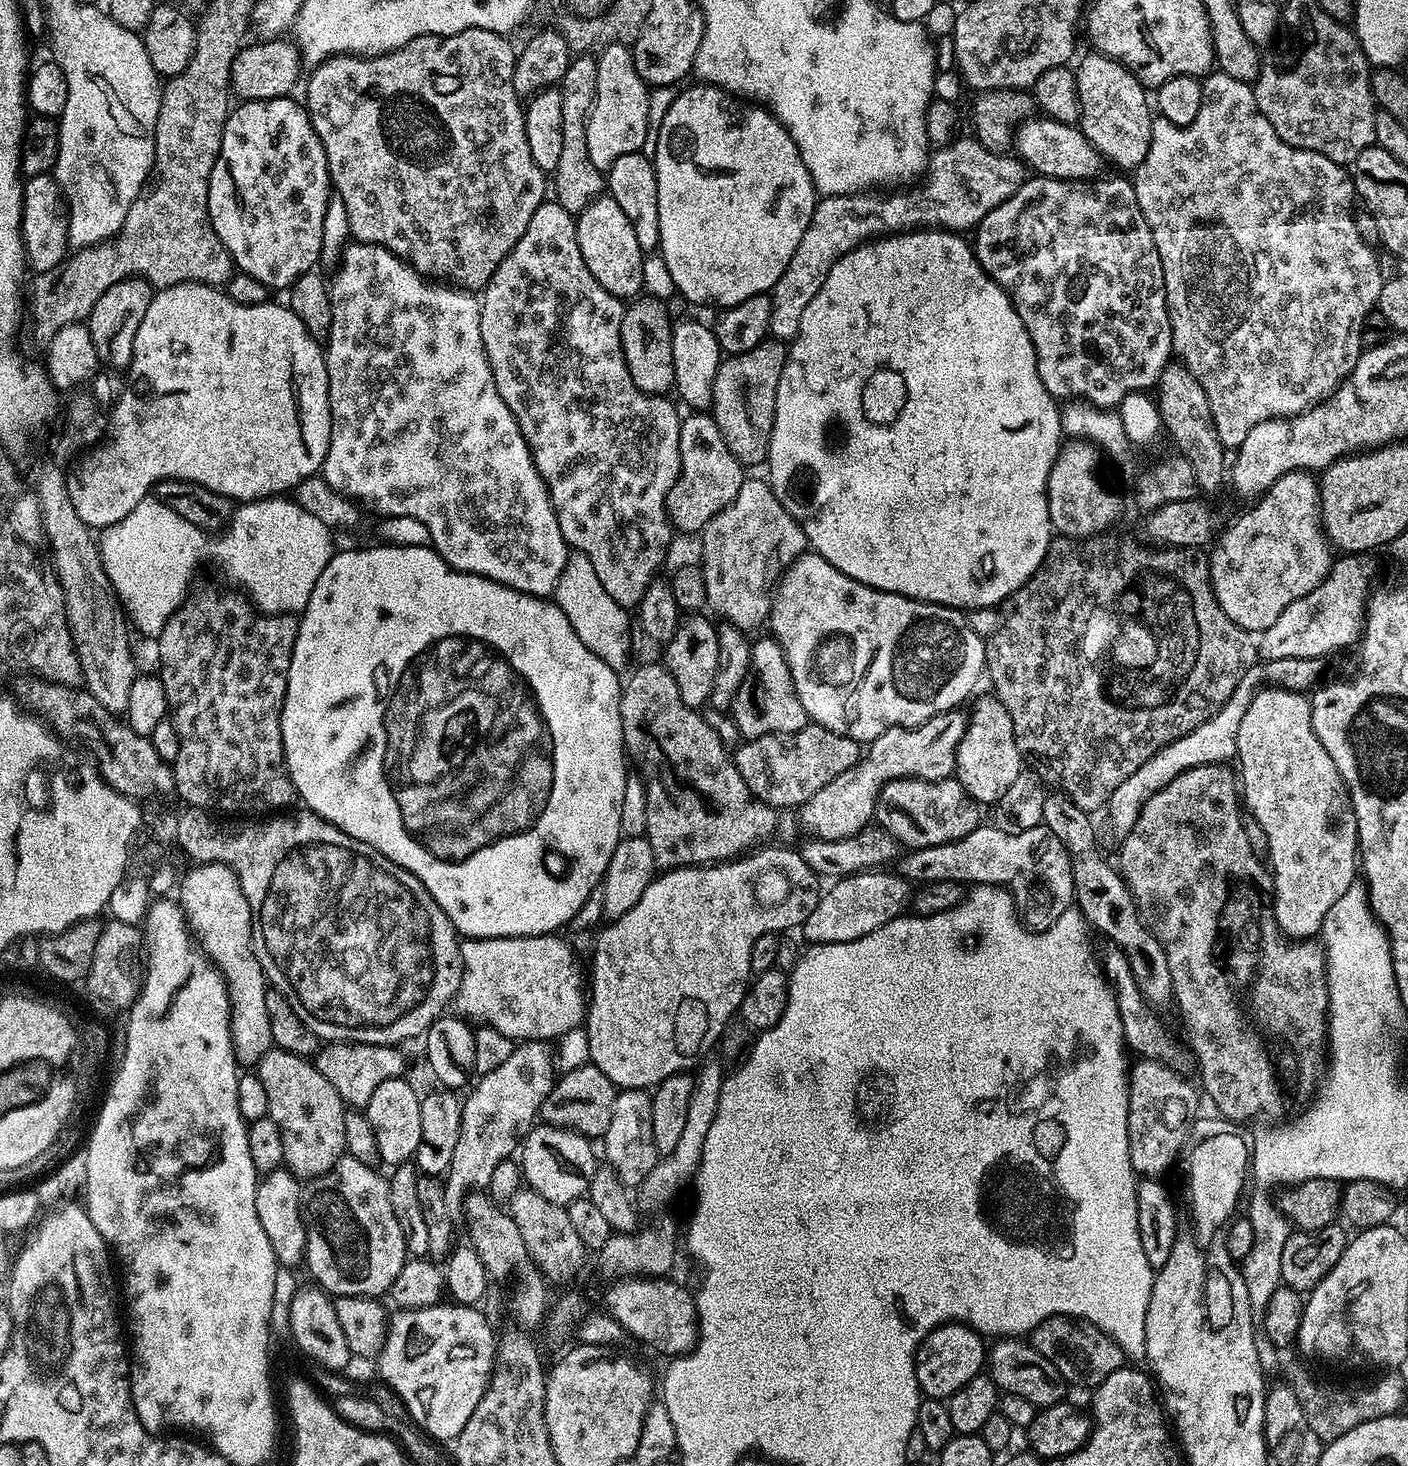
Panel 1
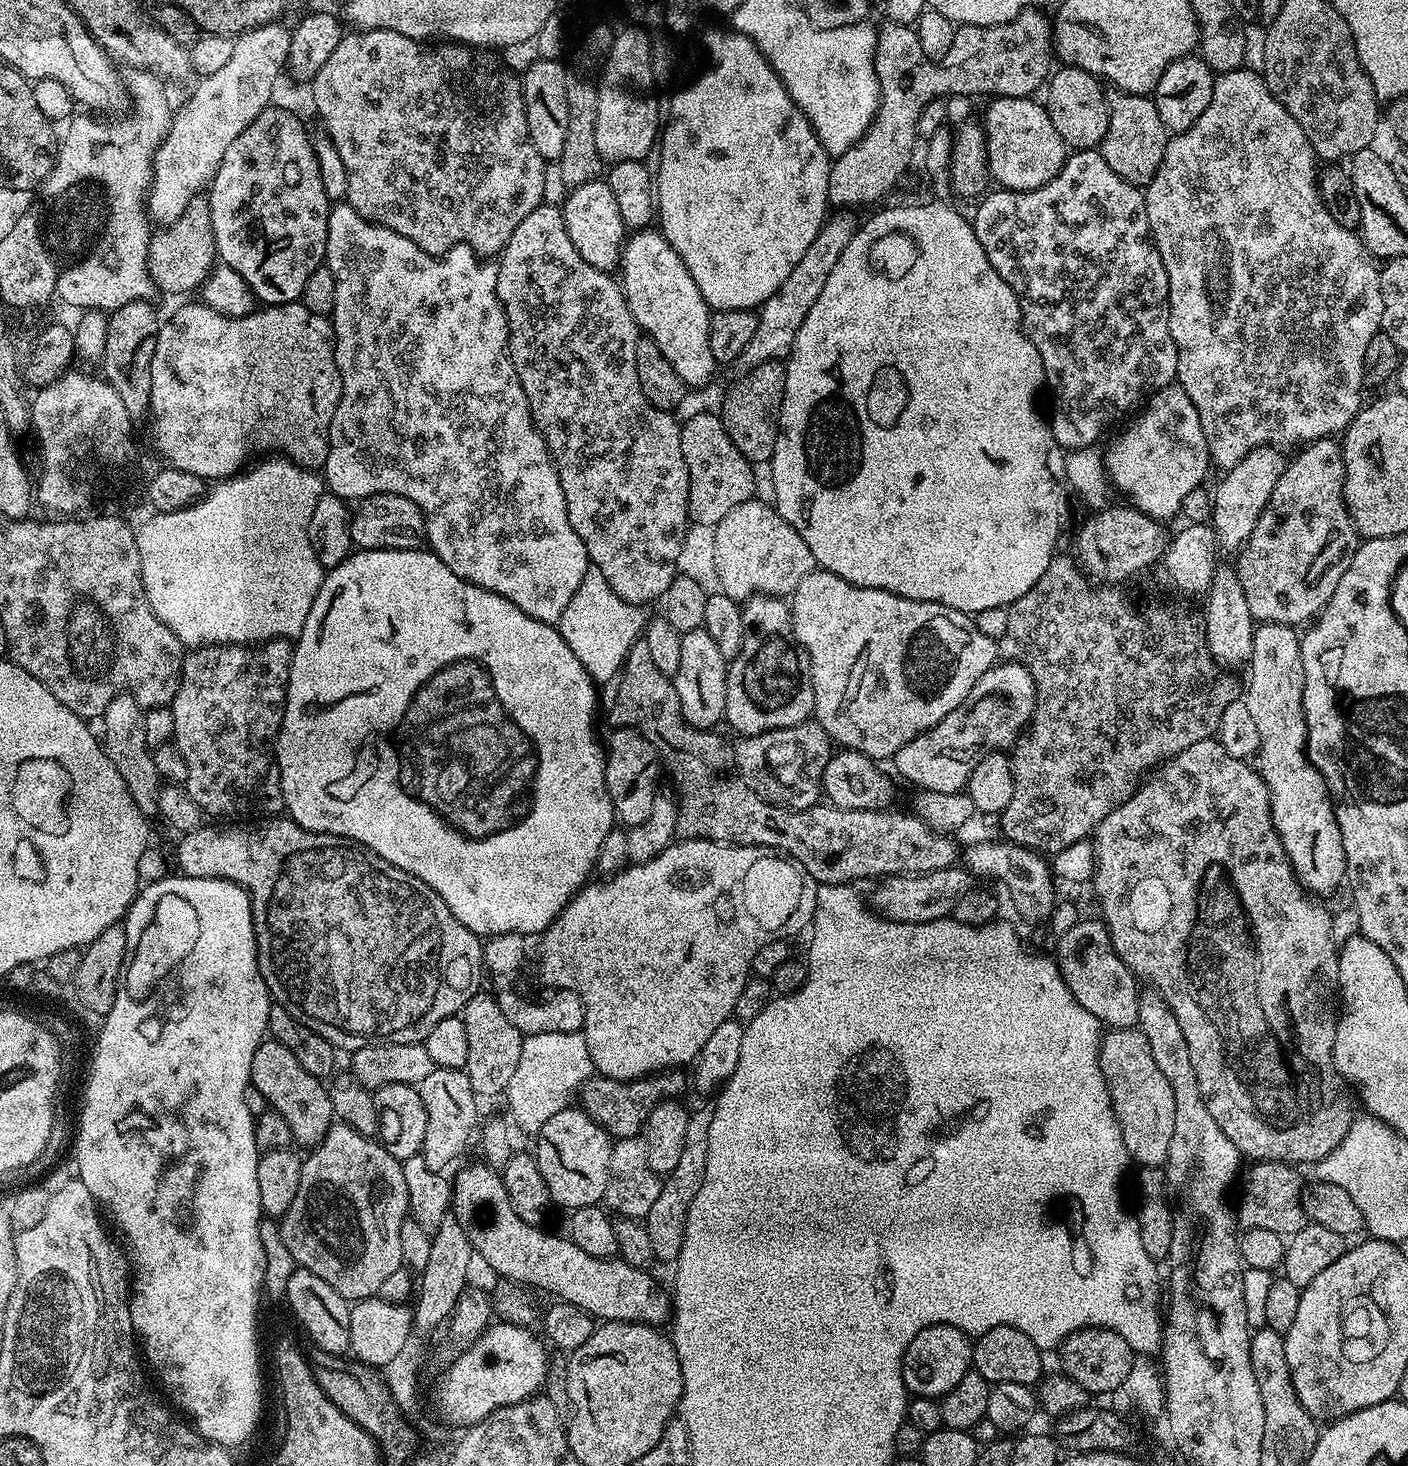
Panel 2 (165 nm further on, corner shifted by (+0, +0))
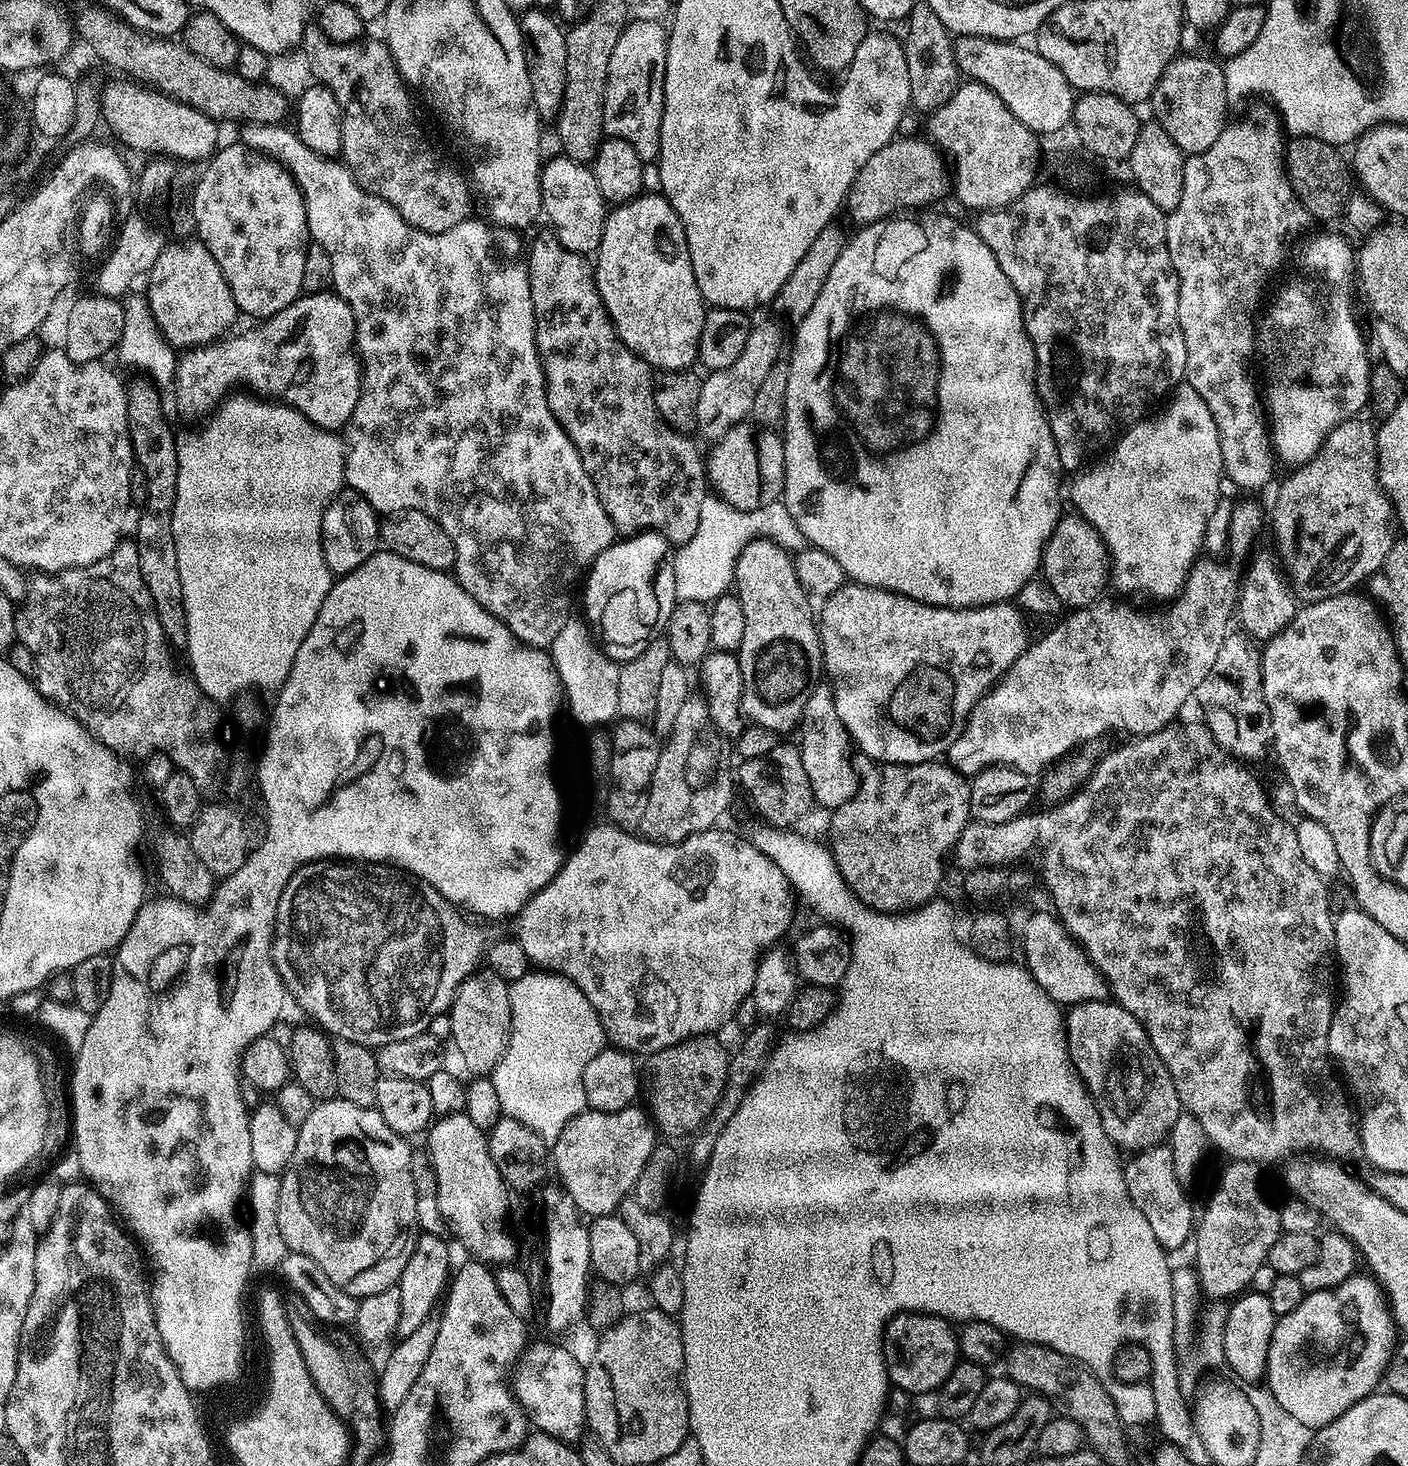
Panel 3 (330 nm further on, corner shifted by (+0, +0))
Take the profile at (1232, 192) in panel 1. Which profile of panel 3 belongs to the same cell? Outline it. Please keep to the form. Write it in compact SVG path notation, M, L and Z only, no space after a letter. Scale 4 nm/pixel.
M1271 111L1256 112L1245 120L1233 119L1225 123L1222 134L1218 134L1218 142L1210 146L1210 150L1199 152L1196 156L1188 156L1184 162L1184 173L1182 174L1182 198L1178 198L1178 206L1174 211L1167 213L1166 242L1170 250L1170 262L1174 262L1174 270L1178 274L1178 322L1182 330L1182 338L1186 342L1186 362L1188 370L1186 382L1202 394L1202 402L1210 410L1214 418L1214 426L1218 426L1218 438L1222 442L1222 462L1224 463L1224 475L1229 481L1233 480L1240 488L1264 488L1272 480L1272 471L1278 468L1278 461L1272 451L1270 429L1266 423L1265 413L1258 403L1258 384L1252 381L1248 373L1248 363L1252 360L1252 351L1258 348L1258 320L1256 324L1256 307L1260 304L1260 295L1268 284L1272 272L1280 268L1284 260L1284 247L1288 240L1292 240L1307 224L1310 224L1308 212L1302 206L1302 202L1294 194L1294 190L1288 181L1288 174L1284 171L1284 145L1286 143L1282 124Z

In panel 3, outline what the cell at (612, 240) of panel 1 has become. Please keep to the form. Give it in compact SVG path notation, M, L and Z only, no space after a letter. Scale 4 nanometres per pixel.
M557 154L553 160L545 159L540 169L540 193L542 212L555 232L558 242L571 252L595 253L602 242L602 230L610 208L602 190L598 190L598 178L594 178L591 167L569 156Z

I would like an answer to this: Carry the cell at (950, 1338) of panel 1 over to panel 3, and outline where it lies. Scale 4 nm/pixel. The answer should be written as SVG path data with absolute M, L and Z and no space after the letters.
M900 1312L884 1327L884 1365L888 1367L889 1381L910 1394L935 1393L950 1378L960 1359L957 1329L941 1316Z

